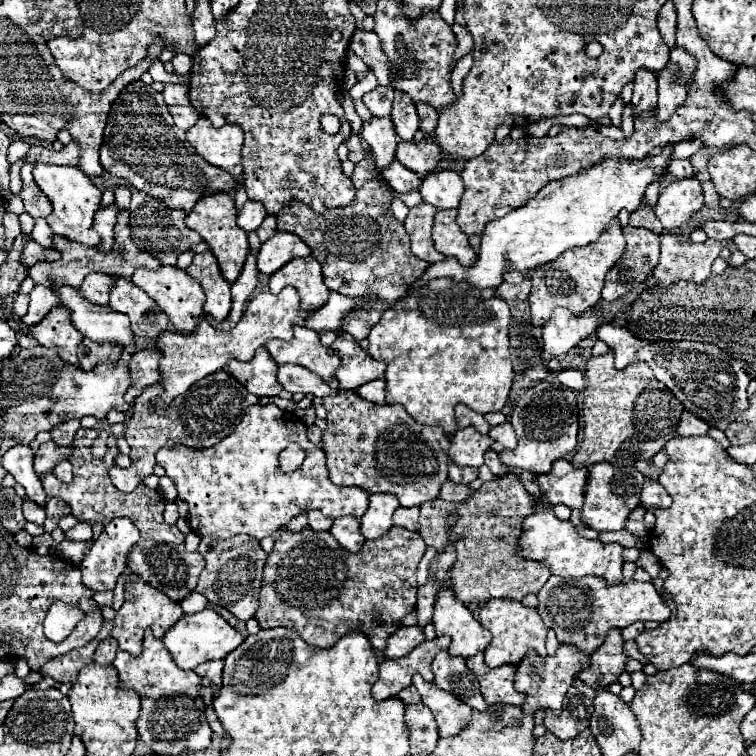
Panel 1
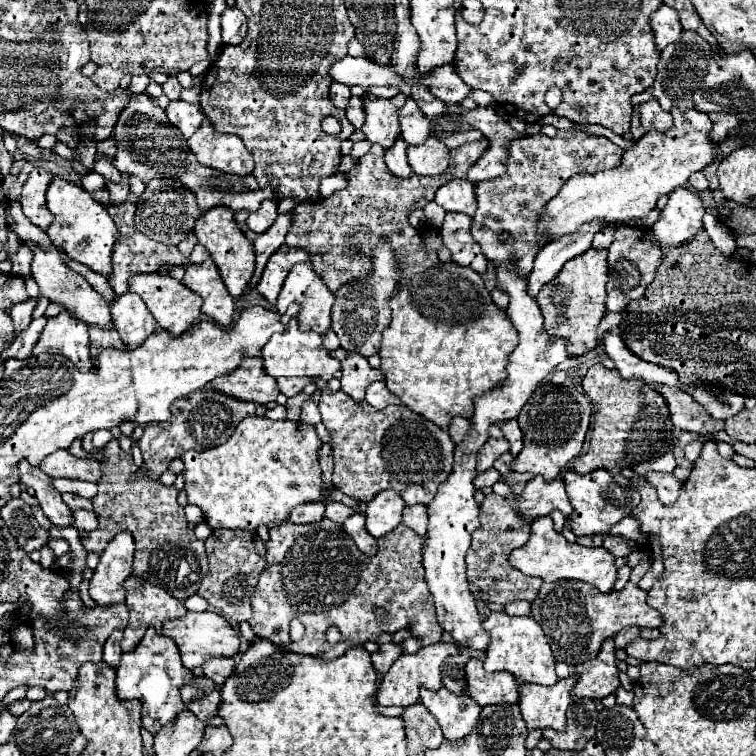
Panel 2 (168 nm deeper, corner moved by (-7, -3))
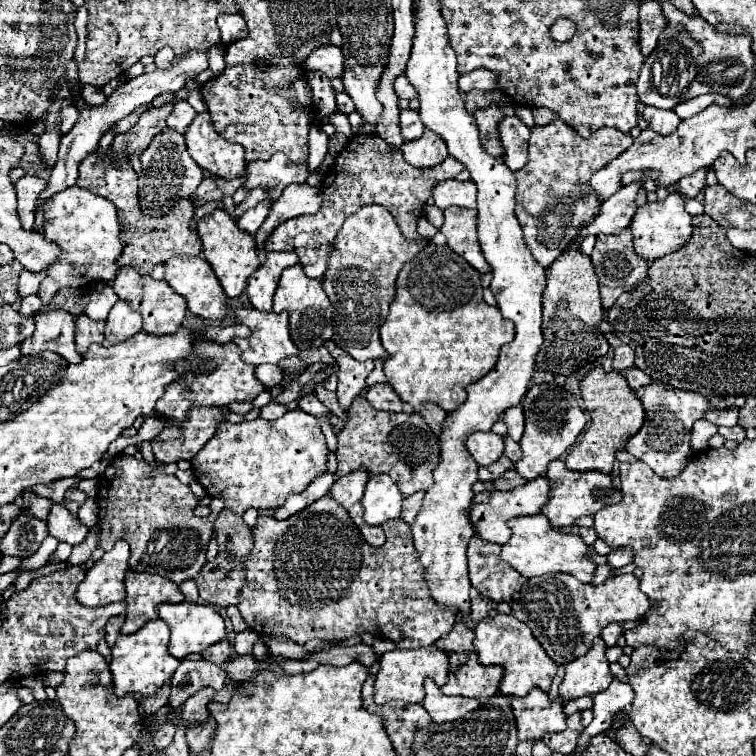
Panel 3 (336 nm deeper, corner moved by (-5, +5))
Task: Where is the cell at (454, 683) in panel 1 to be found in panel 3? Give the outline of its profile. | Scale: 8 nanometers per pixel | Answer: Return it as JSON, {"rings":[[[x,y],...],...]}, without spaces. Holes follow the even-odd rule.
{"rings":[[[463,620],[455,622],[453,630],[451,630],[447,636],[439,638],[439,640],[435,642],[435,646],[437,646],[439,650],[457,652],[459,656],[465,656],[465,652],[473,650],[473,628],[471,628],[471,624],[467,624],[467,622],[463,622]]]}

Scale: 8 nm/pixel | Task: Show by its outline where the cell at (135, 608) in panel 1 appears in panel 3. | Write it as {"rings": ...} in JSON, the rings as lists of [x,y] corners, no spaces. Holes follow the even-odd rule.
{"rings":[[[129,570],[125,576],[125,590],[127,590],[127,618],[121,628],[123,634],[133,634],[145,622],[157,618],[157,604],[159,602],[183,602],[185,596],[181,594],[179,586],[173,584],[165,576],[153,576],[143,572]]]}

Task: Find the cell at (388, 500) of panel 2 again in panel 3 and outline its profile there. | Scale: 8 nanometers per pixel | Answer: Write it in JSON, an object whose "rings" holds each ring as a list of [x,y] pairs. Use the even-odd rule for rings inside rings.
{"rings":[[[371,476],[365,486],[365,496],[361,500],[365,506],[365,522],[377,526],[387,520],[399,518],[401,500],[403,494],[399,492],[397,484],[389,480],[389,476]]]}

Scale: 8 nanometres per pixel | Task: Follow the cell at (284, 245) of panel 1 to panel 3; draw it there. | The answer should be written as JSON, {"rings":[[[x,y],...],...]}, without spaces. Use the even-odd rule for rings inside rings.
{"rings":[[[267,252],[265,262],[255,274],[251,274],[247,282],[247,296],[253,308],[257,308],[259,312],[271,310],[279,276],[291,264],[297,264],[297,256],[293,252]]]}

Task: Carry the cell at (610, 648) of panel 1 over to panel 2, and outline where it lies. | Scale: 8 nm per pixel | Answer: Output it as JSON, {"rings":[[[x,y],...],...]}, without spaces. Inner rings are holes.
{"rings":[[[605,640],[599,654],[593,660],[587,660],[575,668],[575,674],[579,676],[579,682],[573,688],[575,698],[605,698],[613,694],[621,682],[619,682],[619,670],[617,670],[617,658],[615,658],[615,642]]]}

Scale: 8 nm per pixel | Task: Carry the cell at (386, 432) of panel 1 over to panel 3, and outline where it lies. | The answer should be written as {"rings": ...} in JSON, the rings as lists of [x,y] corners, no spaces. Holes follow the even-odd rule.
{"rings":[[[357,396],[347,412],[347,422],[345,428],[337,434],[337,460],[339,460],[339,468],[335,472],[337,478],[359,470],[359,468],[369,468],[369,474],[387,474],[391,476],[391,480],[399,486],[399,490],[403,492],[403,496],[411,496],[419,490],[427,490],[433,484],[433,468],[439,462],[439,440],[437,436],[431,432],[431,428],[425,424],[425,420],[421,420],[419,414],[391,414],[391,412],[379,412],[375,408],[371,408],[371,404],[365,400],[365,396]]]}

